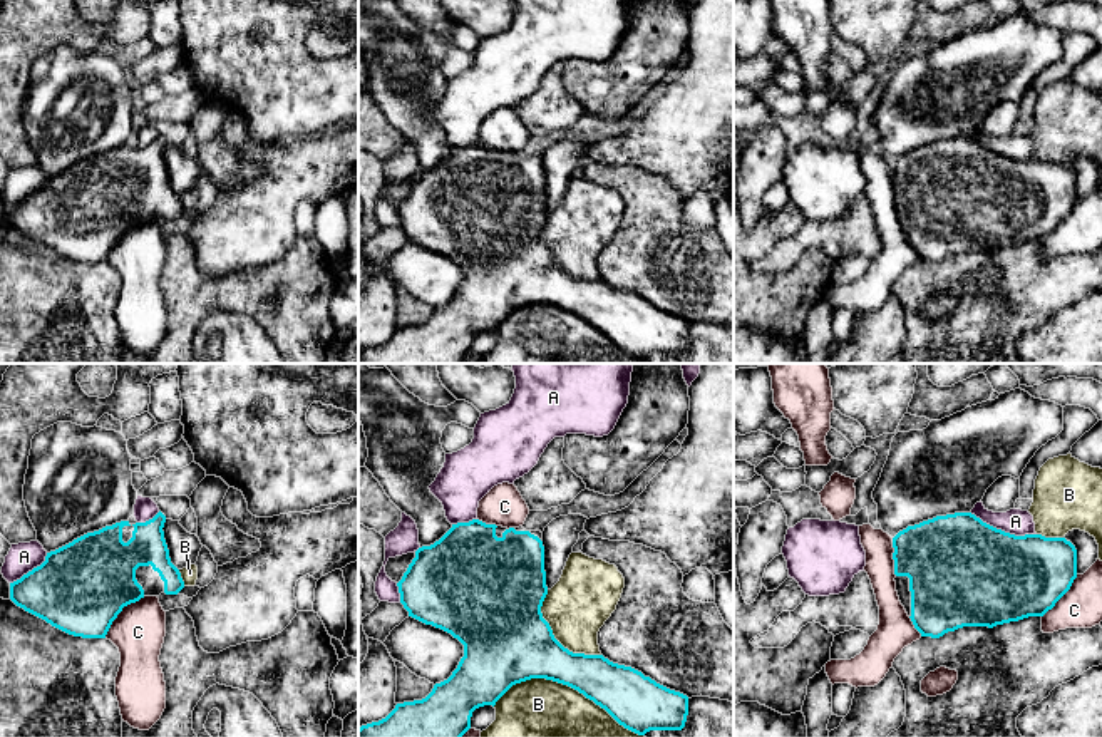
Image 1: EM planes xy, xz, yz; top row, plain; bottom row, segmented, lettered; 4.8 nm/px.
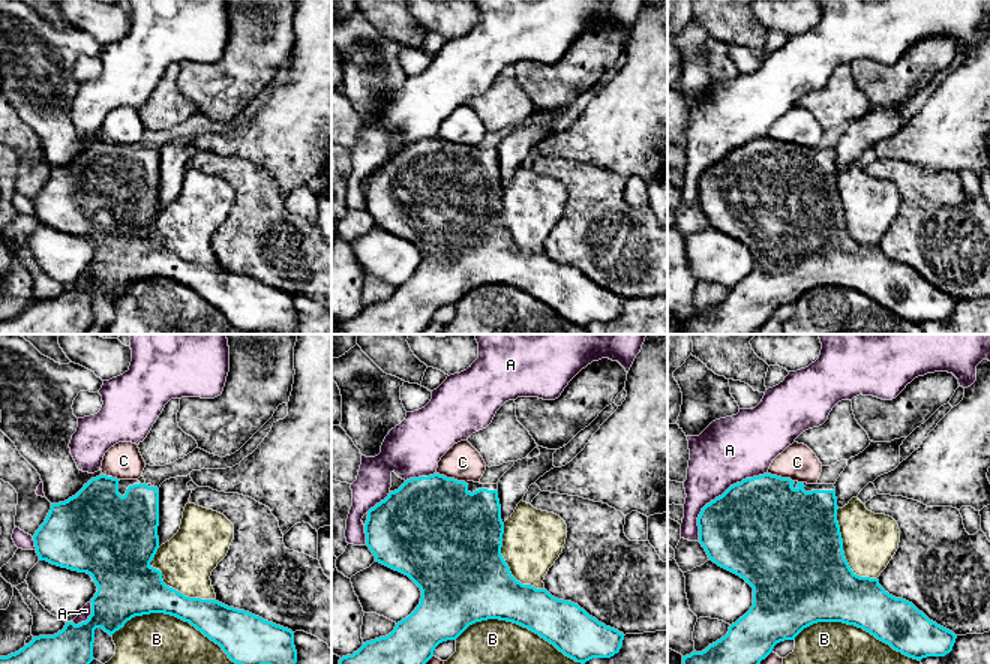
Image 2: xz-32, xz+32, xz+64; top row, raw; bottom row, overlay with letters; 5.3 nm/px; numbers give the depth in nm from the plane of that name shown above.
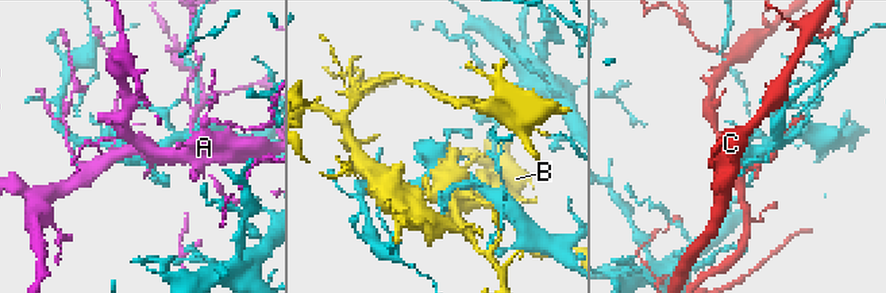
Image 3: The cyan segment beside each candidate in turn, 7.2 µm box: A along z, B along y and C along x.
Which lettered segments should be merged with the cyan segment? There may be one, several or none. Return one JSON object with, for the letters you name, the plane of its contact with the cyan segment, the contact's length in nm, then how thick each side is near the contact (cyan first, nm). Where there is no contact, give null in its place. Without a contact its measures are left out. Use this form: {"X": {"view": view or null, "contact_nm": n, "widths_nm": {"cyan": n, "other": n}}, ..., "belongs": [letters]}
{"belongs": []}

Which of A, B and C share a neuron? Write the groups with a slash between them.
A / B / C

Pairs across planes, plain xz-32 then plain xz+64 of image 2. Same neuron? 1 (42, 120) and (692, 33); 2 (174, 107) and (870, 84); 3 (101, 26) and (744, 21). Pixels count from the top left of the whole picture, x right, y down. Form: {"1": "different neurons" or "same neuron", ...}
{"1": "same neuron", "2": "different neurons", "3": "different neurons"}

